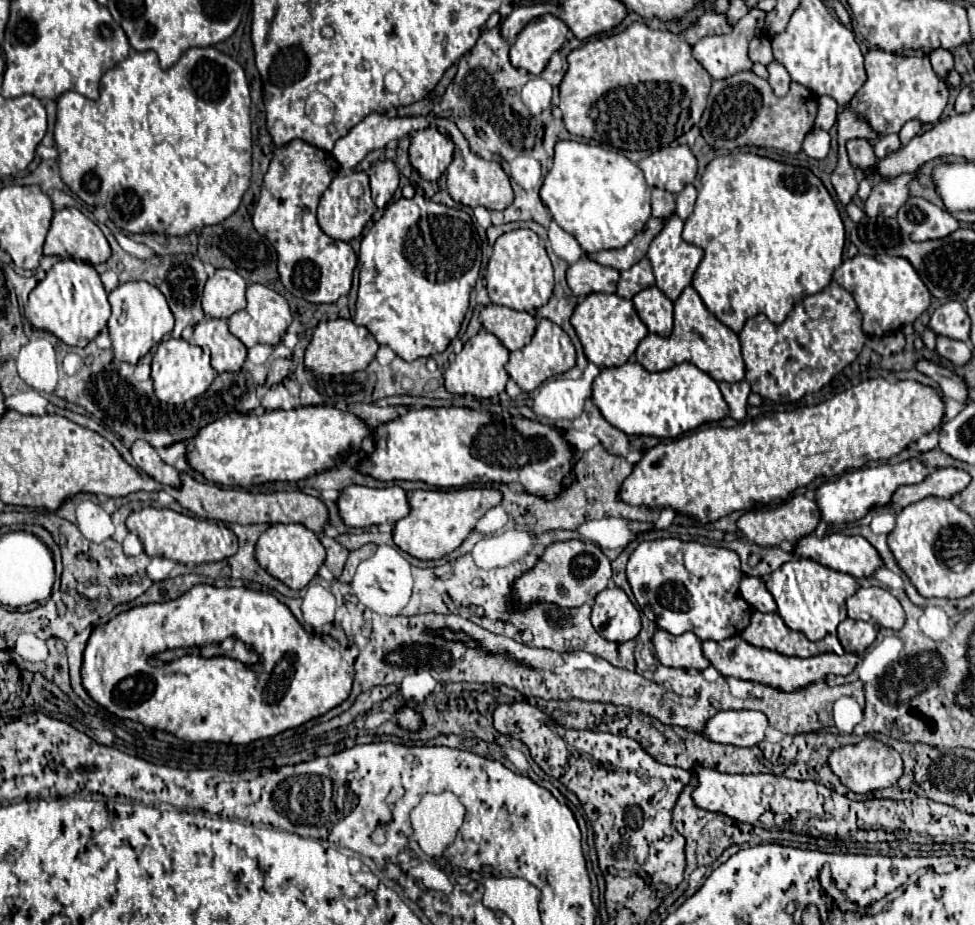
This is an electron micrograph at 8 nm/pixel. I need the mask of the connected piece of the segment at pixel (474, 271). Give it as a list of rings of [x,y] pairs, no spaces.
[[[415,195],[413,199],[397,199],[385,209],[383,217],[379,221],[375,221],[373,227],[363,237],[361,249],[359,249],[359,271],[361,271],[359,273],[359,297],[357,297],[357,309],[355,309],[355,319],[353,321],[357,325],[367,327],[373,333],[373,337],[377,339],[379,345],[391,347],[405,361],[415,361],[419,357],[431,357],[435,353],[443,353],[461,329],[465,313],[469,309],[469,293],[475,287],[479,271],[481,271],[481,237],[475,229],[475,223],[473,223],[471,215],[461,211],[461,209],[453,209],[453,207],[435,203],[435,201],[427,199],[425,195]]]

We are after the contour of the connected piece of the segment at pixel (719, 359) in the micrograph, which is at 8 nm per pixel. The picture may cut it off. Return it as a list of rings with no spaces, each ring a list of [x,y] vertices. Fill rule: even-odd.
[[[689,285],[683,289],[679,299],[675,301],[675,327],[669,337],[661,335],[647,335],[637,351],[635,359],[647,371],[665,371],[669,367],[689,361],[697,365],[701,371],[707,371],[715,381],[743,381],[745,379],[745,363],[741,359],[741,345],[739,335],[723,325],[701,301],[699,293]]]

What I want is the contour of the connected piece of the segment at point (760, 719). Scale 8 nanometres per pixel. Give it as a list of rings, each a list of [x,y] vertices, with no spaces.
[[[719,711],[709,719],[705,733],[715,743],[753,747],[765,739],[769,719],[761,711]]]

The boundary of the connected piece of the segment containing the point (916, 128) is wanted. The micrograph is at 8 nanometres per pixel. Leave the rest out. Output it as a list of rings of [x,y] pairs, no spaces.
[[[907,121],[905,125],[903,125],[903,129],[899,131],[899,137],[901,137],[901,143],[903,145],[907,145],[915,135],[919,135],[919,131],[921,131],[921,125],[919,125],[919,121]]]

